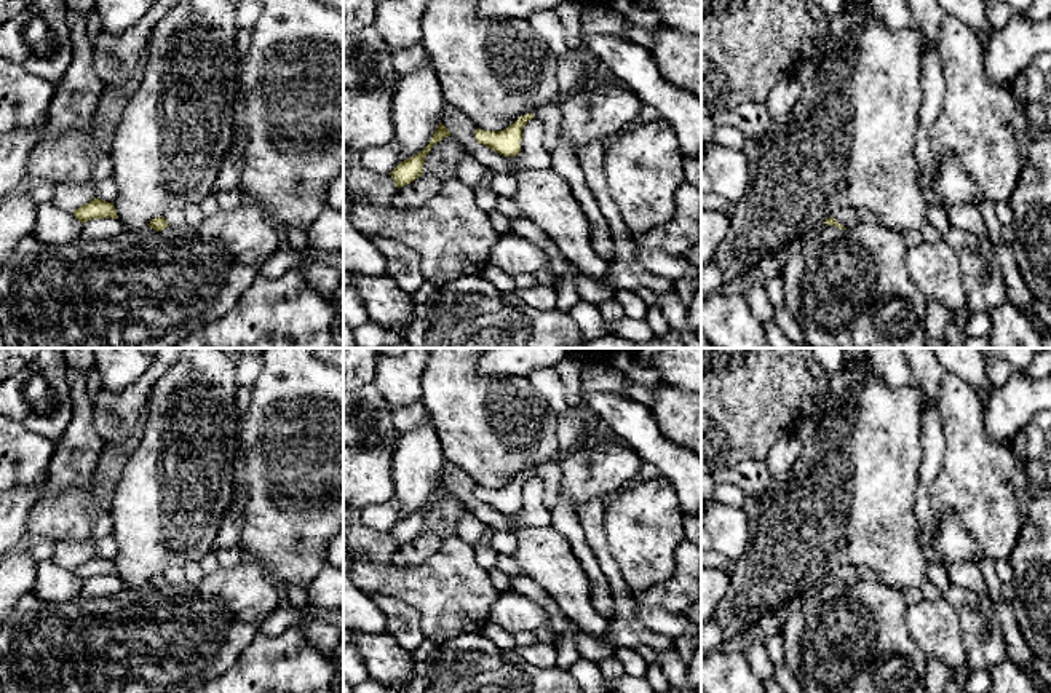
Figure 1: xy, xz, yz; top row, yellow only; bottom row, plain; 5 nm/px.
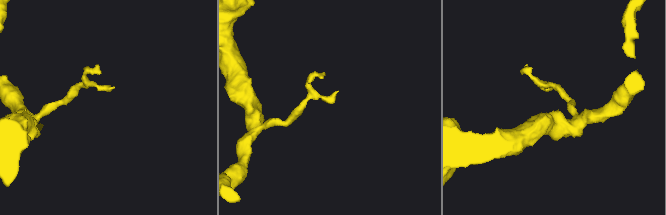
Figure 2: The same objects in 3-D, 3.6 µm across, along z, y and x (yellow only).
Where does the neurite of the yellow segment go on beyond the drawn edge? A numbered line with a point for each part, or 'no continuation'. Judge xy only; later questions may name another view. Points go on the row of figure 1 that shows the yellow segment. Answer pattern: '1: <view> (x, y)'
no continuation

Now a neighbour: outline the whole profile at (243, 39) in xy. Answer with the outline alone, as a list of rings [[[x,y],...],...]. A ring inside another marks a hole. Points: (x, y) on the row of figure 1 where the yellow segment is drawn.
[[[254,27],[238,29],[238,32],[236,32],[235,43],[236,43],[240,70],[241,70],[241,65],[244,62],[248,51],[252,46],[252,32],[254,32]]]

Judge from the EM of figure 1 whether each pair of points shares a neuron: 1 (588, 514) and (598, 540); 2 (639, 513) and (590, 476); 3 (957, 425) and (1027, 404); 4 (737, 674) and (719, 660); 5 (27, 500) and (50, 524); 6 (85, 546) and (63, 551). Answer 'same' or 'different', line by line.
1: same
2: different
3: different
4: same
5: different
6: same

